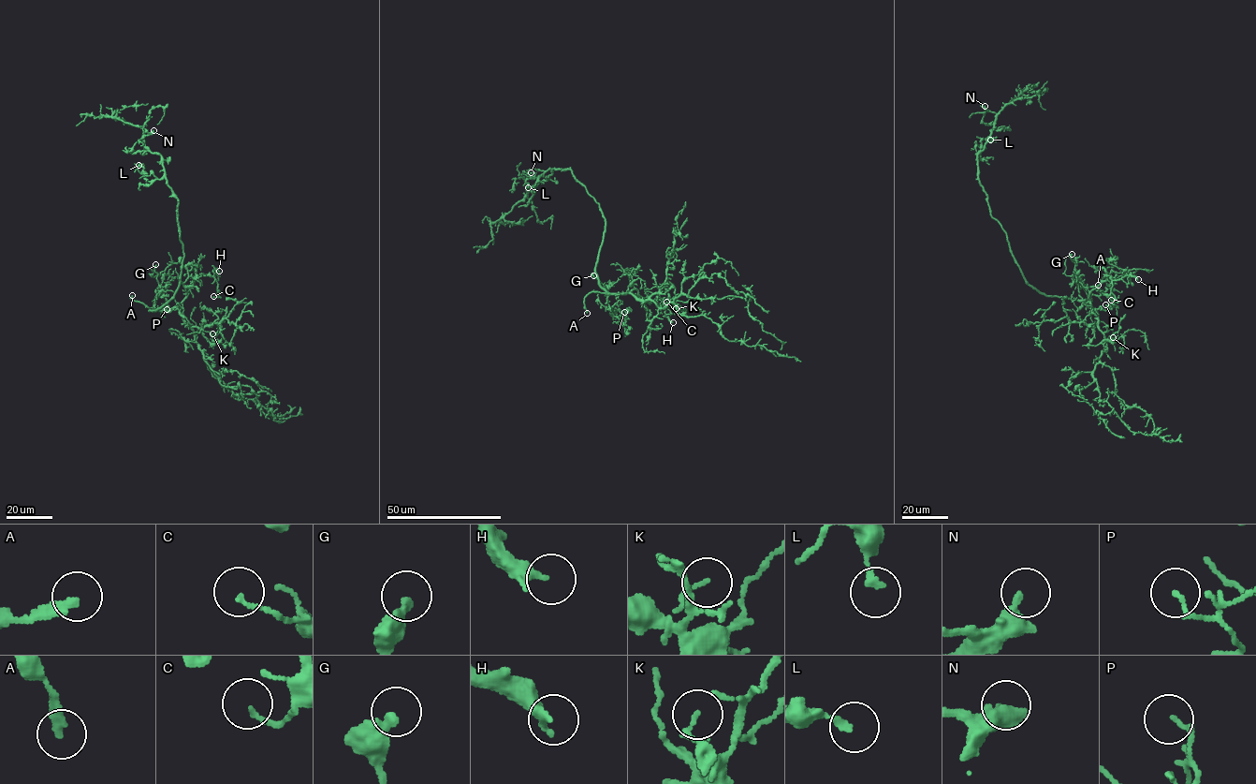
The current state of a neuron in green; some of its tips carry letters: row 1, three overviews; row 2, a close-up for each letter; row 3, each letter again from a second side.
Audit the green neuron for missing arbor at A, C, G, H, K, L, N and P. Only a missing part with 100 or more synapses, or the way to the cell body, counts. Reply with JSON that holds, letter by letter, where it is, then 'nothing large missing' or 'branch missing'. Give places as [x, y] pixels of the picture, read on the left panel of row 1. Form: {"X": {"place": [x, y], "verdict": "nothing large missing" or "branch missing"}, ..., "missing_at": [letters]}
{"A": {"place": [132, 295], "verdict": "branch missing"}, "C": {"place": [213, 296], "verdict": "nothing large missing"}, "G": {"place": [155, 264], "verdict": "nothing large missing"}, "H": {"place": [219, 271], "verdict": "nothing large missing"}, "K": {"place": [212, 333], "verdict": "nothing large missing"}, "L": {"place": [138, 165], "verdict": "nothing large missing"}, "N": {"place": [153, 130], "verdict": "nothing large missing"}, "P": {"place": [167, 309], "verdict": "nothing large missing"}, "missing_at": ["A"]}

